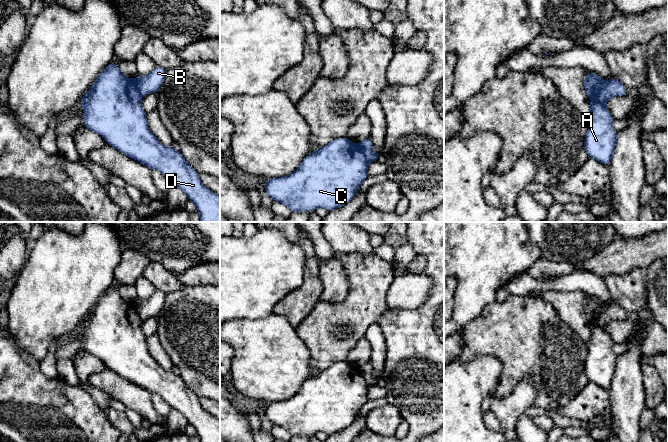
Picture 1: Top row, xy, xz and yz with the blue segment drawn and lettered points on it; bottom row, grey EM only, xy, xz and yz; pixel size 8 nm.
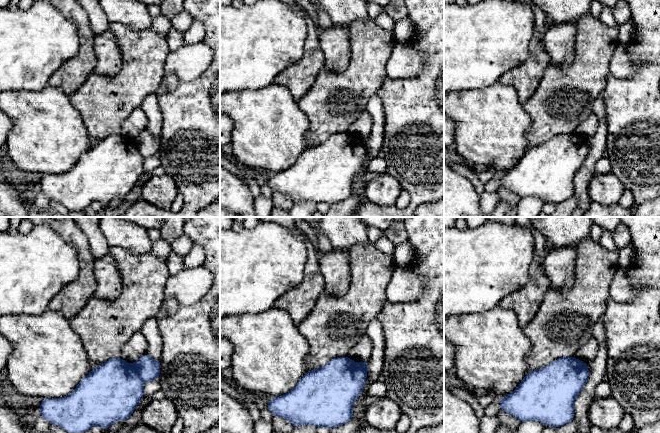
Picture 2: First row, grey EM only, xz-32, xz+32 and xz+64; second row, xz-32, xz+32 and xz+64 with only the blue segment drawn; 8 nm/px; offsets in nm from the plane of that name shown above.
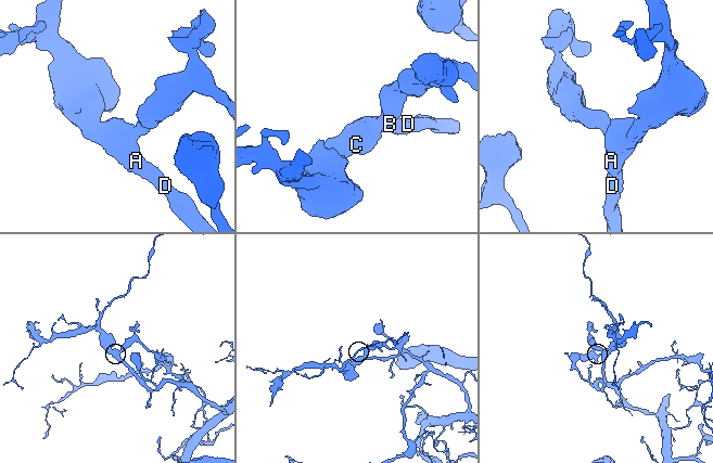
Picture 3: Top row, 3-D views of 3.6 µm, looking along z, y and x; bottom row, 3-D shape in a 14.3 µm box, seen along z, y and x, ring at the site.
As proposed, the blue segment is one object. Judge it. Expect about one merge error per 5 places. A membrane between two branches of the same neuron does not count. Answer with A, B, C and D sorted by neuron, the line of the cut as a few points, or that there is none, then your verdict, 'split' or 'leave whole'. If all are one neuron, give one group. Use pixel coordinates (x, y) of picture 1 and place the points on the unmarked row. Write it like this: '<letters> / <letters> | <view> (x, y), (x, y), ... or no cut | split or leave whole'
A C D / B | xy (135, 303), (137, 313), (142, 320) | split

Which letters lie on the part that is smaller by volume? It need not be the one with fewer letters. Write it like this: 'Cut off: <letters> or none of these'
Cut off: B

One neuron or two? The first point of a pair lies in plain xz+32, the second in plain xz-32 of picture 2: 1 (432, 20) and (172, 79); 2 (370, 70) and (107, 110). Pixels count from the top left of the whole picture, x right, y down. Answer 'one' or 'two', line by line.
1: two
2: one

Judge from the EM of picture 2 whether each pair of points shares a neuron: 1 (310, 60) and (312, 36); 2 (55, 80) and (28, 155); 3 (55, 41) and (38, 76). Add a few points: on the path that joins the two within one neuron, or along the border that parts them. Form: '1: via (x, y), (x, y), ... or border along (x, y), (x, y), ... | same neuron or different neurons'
1: via (312, 54), (312, 42) | same neuron
2: border along (48, 84), (60, 87), (69, 96) | different neurons
3: via (46, 50), (38, 58), (38, 67) | same neuron

